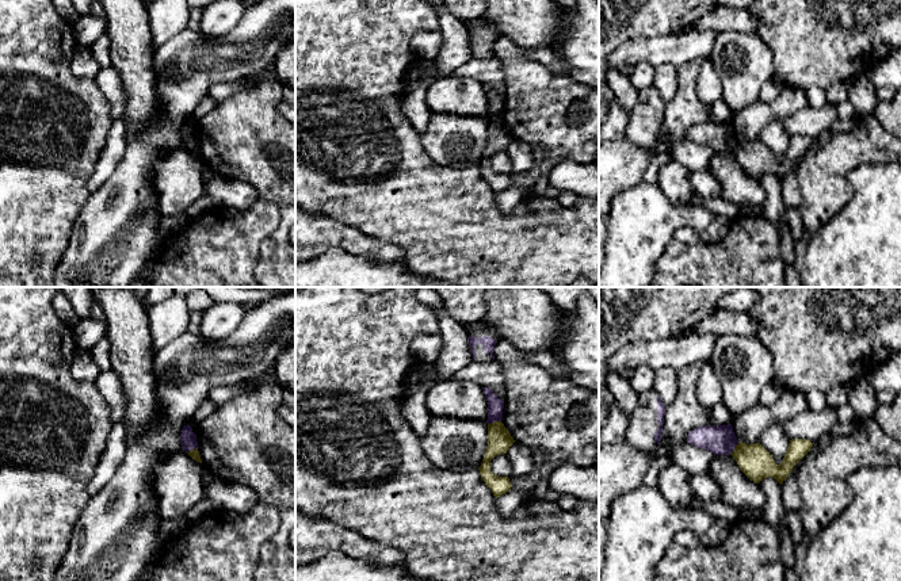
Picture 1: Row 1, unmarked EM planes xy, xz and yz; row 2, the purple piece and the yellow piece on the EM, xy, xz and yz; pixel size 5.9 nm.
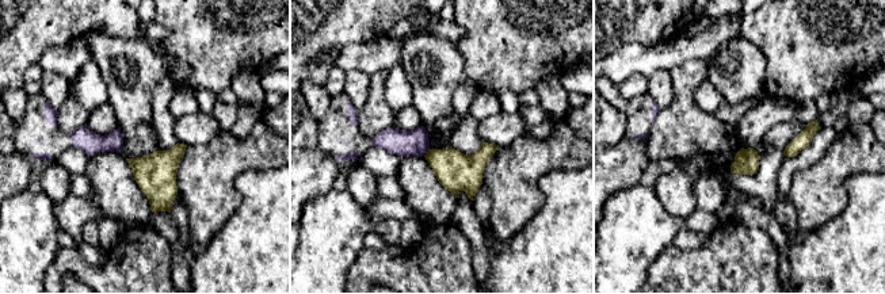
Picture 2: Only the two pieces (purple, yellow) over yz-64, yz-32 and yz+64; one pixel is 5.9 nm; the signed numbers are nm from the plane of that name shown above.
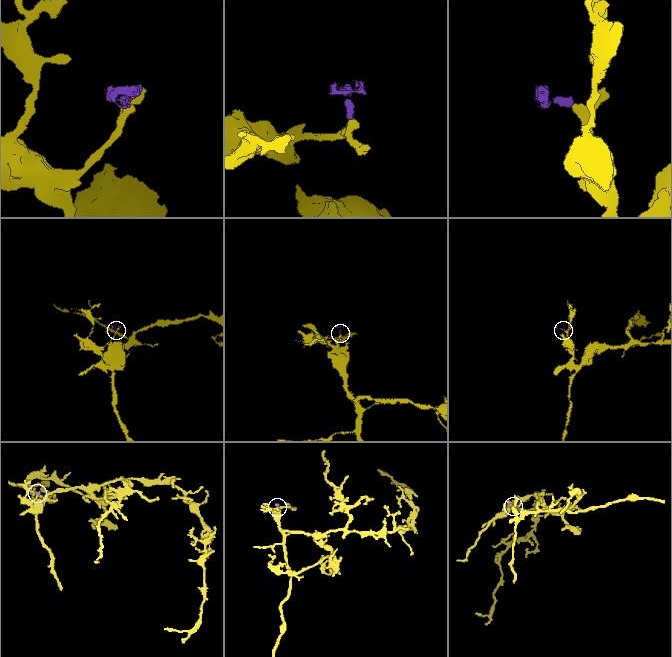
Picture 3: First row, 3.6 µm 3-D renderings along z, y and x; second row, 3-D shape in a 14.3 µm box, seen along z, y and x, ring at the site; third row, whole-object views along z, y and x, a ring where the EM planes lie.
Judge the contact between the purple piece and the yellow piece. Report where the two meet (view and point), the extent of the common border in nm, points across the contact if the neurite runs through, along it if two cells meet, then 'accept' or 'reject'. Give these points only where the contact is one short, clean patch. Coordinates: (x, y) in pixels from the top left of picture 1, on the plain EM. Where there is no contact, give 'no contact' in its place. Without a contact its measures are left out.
contact xz (493, 118); length 80 nm; border xz (500, 117), (488, 121); reject

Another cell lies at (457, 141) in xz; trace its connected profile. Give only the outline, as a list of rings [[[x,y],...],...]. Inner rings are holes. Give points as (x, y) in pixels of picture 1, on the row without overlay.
[[[431,114],[420,141],[440,167],[463,169],[481,163],[488,144],[488,119],[482,116]]]

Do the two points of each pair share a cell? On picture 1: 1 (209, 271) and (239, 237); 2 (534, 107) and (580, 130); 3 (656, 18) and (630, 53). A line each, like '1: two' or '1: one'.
1: one
2: one
3: two

